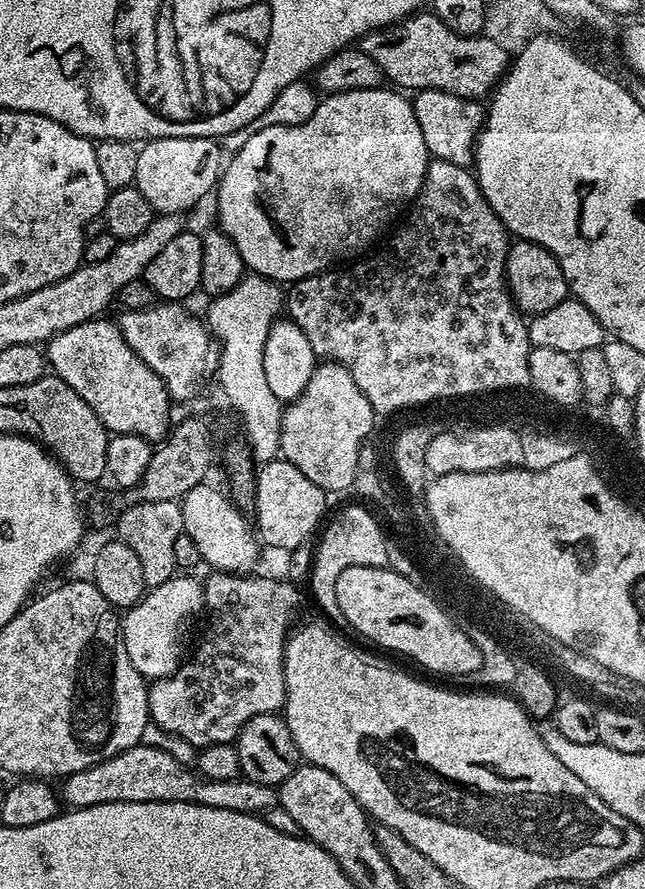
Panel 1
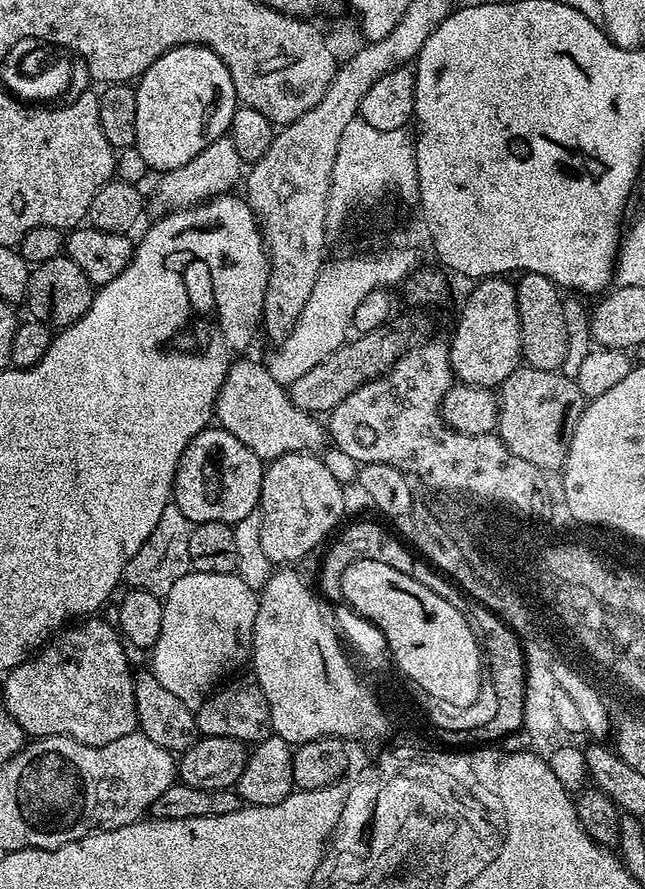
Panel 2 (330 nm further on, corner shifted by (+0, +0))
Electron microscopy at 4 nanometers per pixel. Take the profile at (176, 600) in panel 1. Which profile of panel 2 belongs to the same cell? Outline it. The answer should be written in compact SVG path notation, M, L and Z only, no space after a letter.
M187 572L174 586L170 586L168 595L163 597L162 634L150 650L152 664L150 670L172 691L177 698L182 698L186 706L195 709L240 663L252 655L252 635L254 618L260 609L260 598L257 589L246 586L238 574Z

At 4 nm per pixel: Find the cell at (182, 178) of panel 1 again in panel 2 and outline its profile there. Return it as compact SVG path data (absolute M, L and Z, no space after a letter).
M180 44L162 54L138 77L138 134L135 147L153 173L186 166L210 142L232 127L238 107L230 70L214 50L201 44Z

